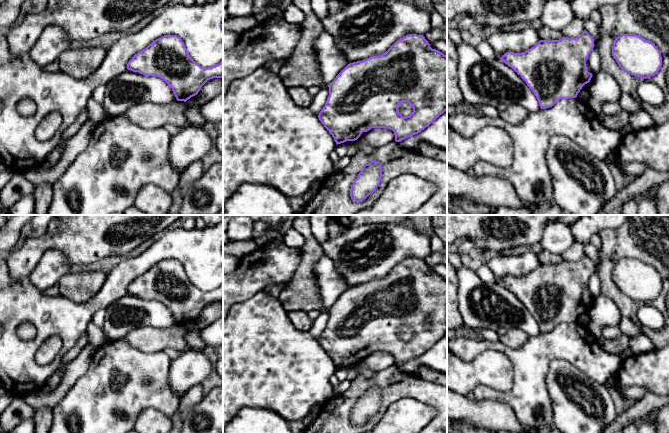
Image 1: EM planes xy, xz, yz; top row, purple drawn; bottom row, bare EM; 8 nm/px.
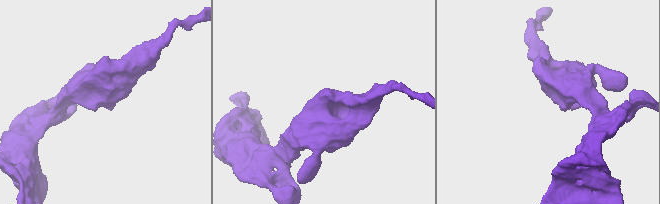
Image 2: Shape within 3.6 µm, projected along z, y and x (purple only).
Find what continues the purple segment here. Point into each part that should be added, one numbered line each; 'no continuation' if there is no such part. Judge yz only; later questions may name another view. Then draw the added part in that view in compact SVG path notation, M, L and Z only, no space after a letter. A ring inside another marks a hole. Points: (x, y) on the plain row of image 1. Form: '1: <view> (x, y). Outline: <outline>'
no continuation

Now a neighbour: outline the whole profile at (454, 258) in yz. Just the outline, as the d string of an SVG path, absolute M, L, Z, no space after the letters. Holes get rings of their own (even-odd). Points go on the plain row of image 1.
M457 252L448 254L447 259L456 269L462 266L461 258Z

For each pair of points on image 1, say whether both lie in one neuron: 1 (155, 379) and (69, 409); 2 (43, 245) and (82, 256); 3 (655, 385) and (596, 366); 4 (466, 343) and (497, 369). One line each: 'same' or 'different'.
1: same
2: same
3: different
4: different

